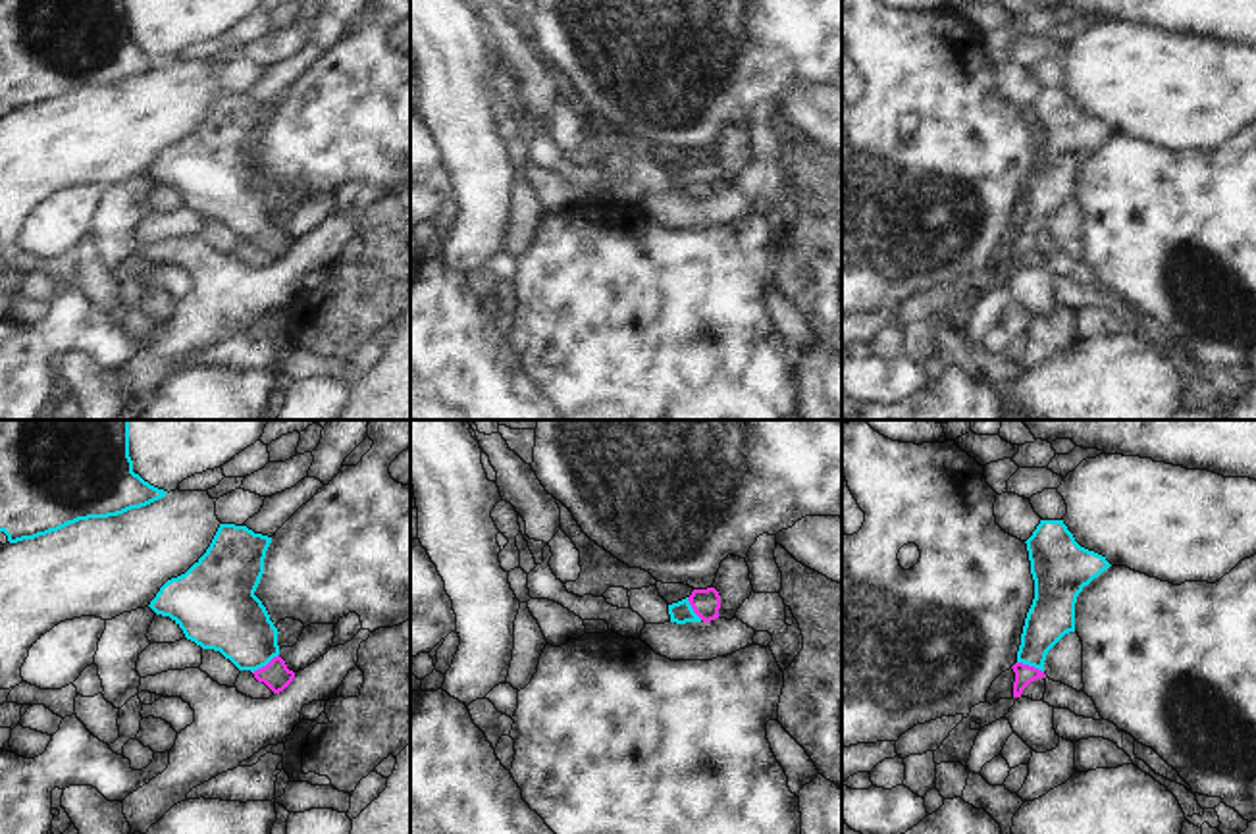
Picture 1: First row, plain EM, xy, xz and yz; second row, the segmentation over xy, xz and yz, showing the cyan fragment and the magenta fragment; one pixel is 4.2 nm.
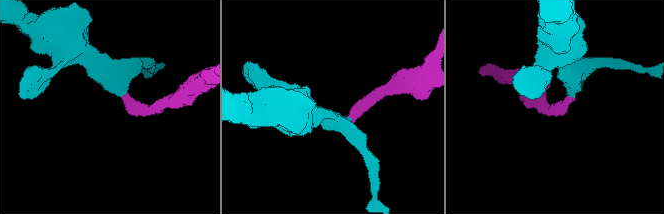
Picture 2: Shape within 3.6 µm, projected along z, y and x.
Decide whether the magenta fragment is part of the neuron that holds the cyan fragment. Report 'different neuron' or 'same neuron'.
same neuron

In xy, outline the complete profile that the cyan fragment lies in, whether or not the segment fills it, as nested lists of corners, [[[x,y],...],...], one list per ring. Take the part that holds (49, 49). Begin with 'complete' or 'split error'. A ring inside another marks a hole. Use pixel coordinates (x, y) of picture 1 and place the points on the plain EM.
complete; [[[0,0],[0,100],[10,112],[46,104],[79,89],[118,85],[166,62],[133,40],[129,0]]]

